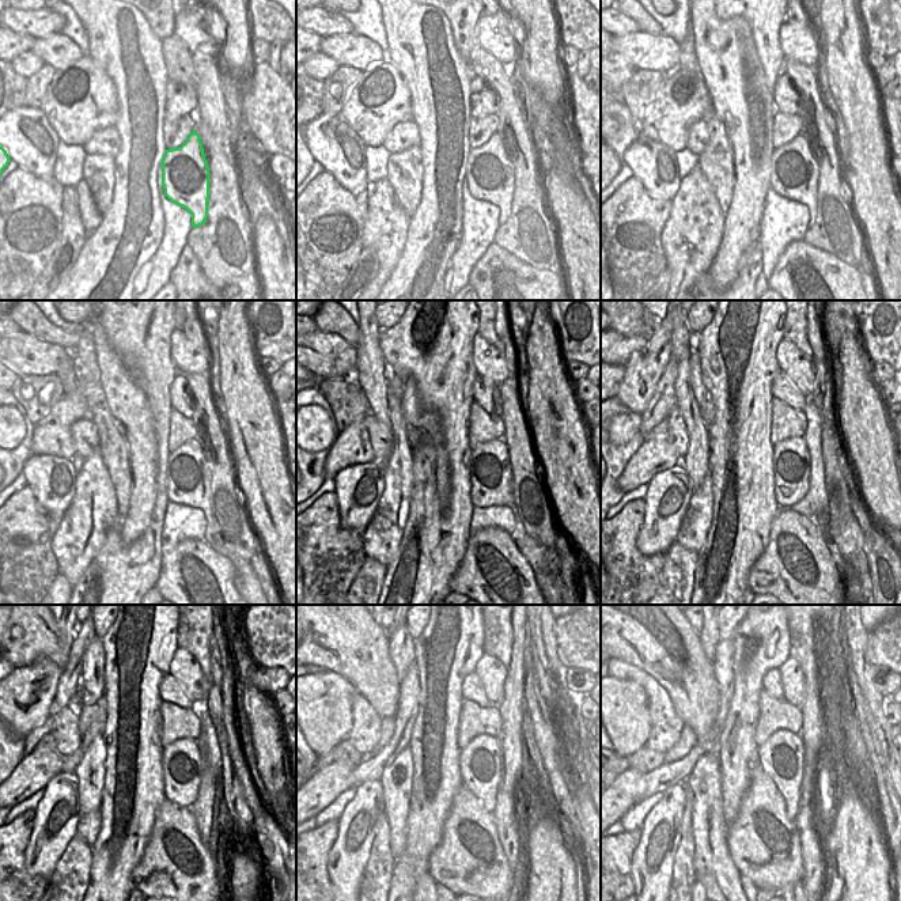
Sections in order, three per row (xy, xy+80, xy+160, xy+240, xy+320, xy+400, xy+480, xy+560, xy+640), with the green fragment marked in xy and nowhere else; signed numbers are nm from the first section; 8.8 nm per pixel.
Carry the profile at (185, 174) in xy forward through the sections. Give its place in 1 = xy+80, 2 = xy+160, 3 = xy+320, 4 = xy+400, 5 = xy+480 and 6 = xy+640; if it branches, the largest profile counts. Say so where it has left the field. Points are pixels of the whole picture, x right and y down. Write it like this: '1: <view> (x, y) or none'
1: xy+80 (489, 171)
2: xy+160 (794, 167)
3: xy+320 (491, 473)
4: xy+400 (791, 469)
5: xy+480 (181, 758)
6: xy+640 (782, 756)

